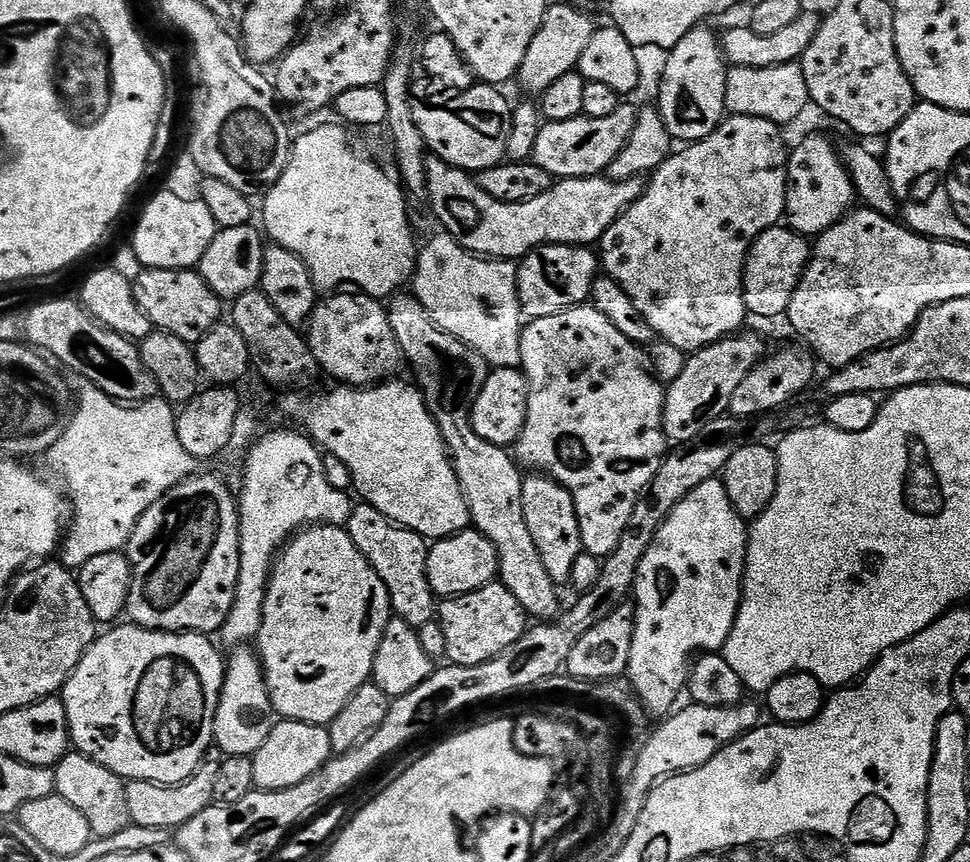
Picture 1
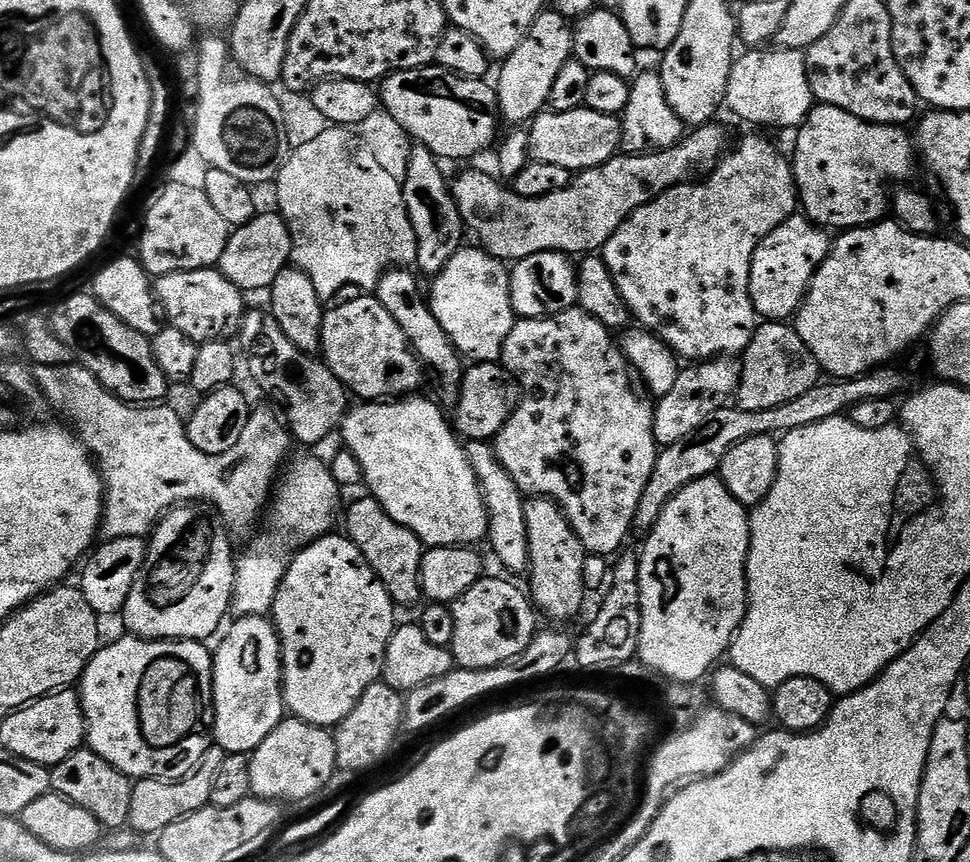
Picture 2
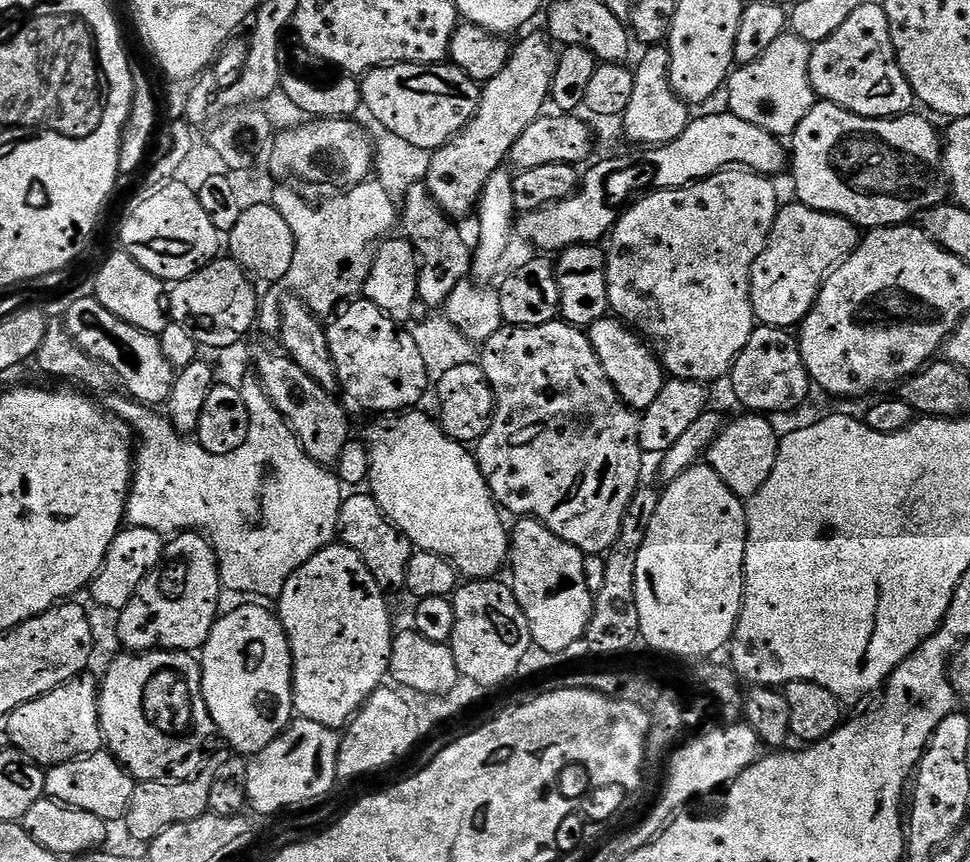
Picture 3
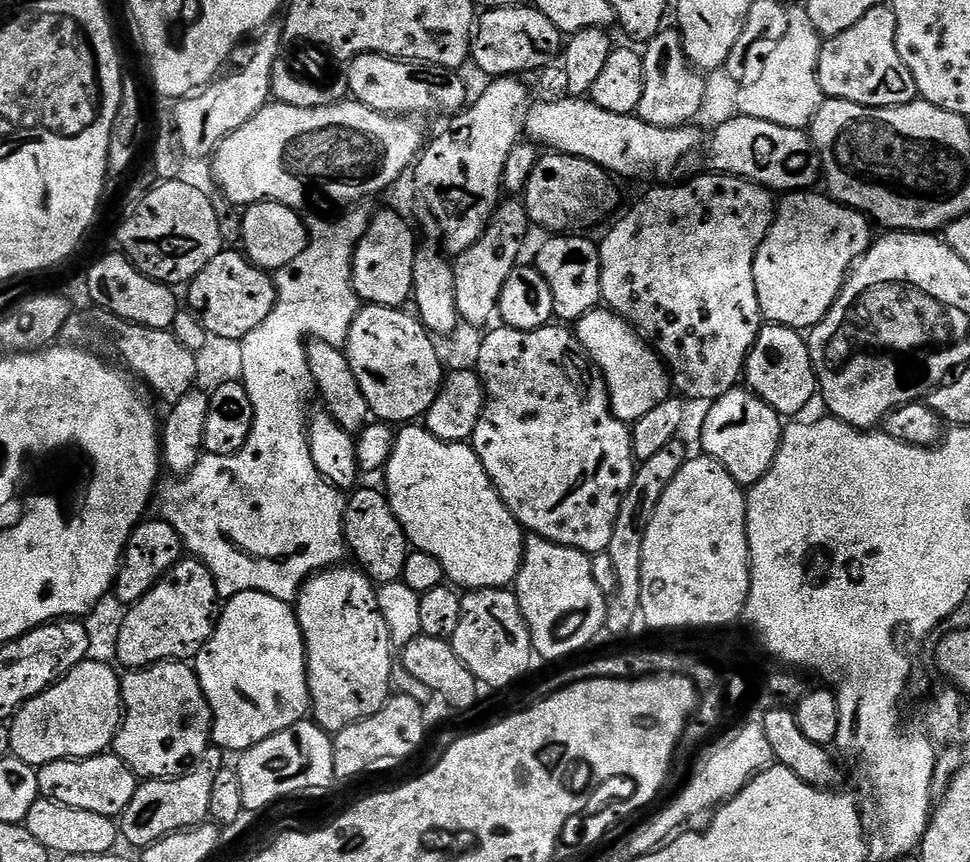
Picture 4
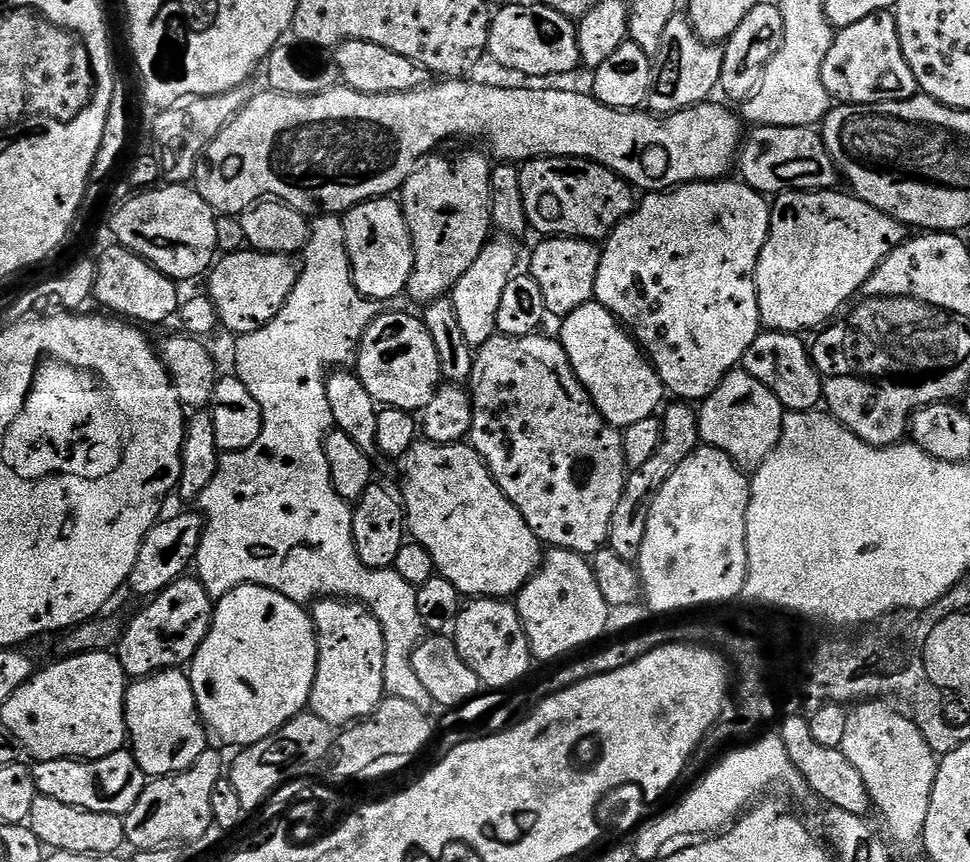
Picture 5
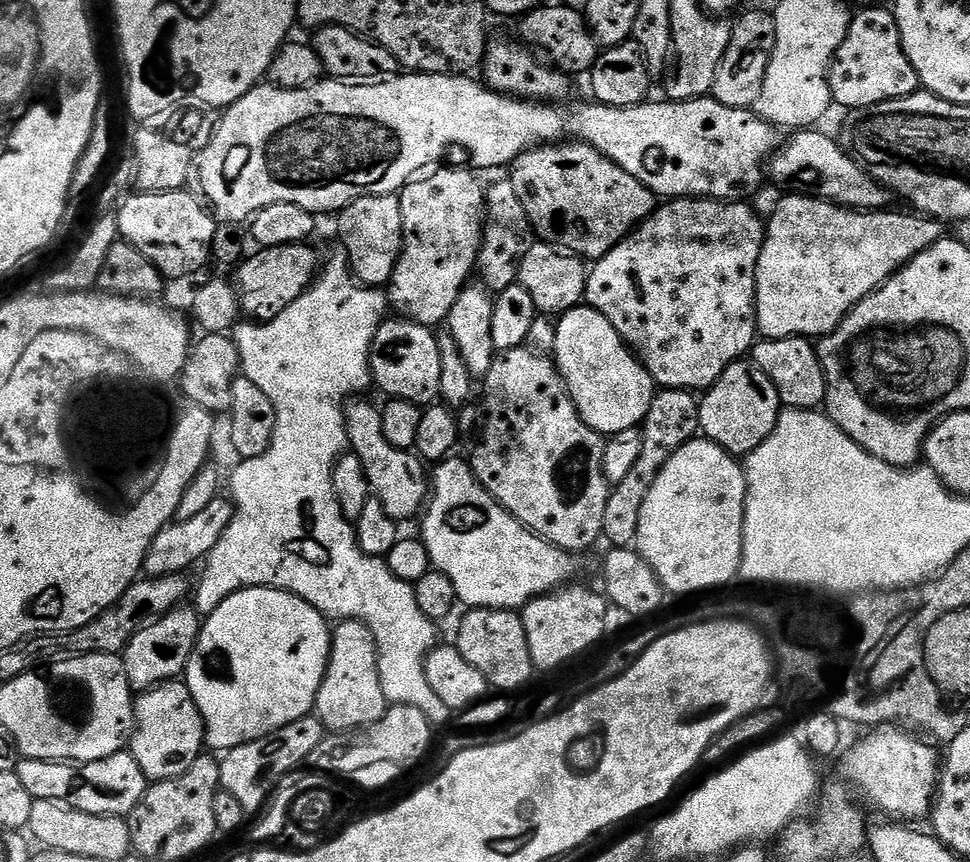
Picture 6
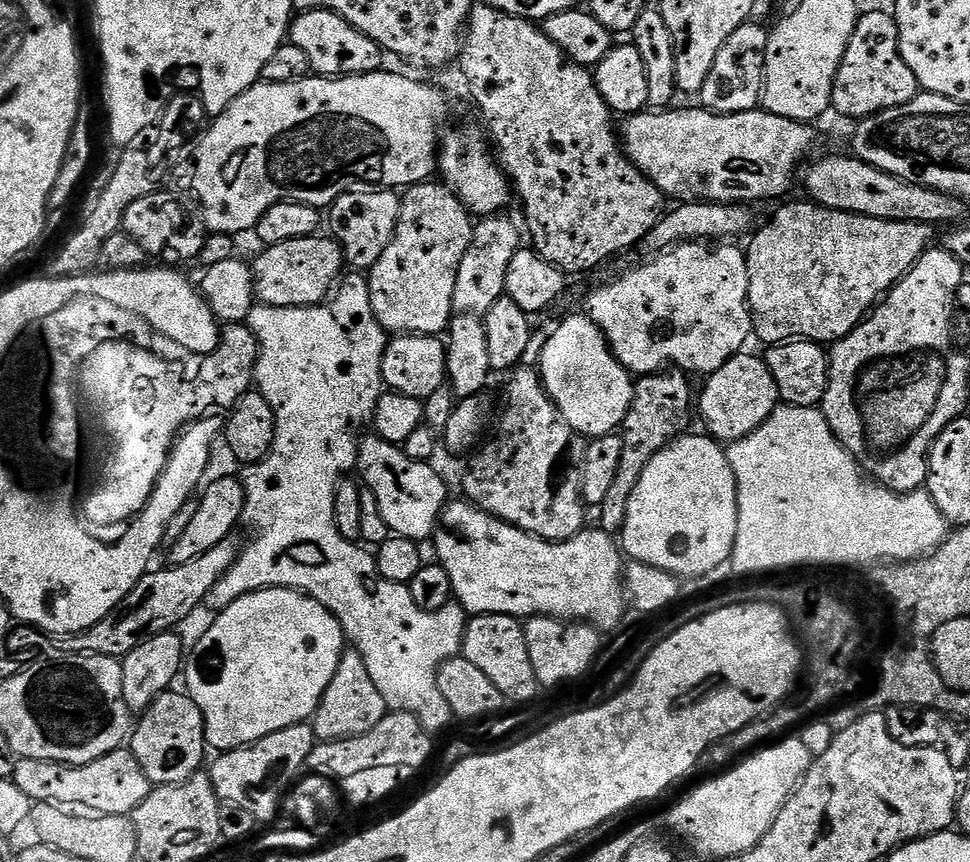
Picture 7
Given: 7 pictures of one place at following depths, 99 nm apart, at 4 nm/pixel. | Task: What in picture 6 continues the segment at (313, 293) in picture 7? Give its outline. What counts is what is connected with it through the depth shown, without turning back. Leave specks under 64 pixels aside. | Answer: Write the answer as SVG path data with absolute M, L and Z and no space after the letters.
M302 243L260 248L252 257L249 255L239 261L234 287L240 300L240 311L249 321L263 322L278 318L290 302L298 299L312 285L318 275L318 267L316 252L308 247L312 246Z

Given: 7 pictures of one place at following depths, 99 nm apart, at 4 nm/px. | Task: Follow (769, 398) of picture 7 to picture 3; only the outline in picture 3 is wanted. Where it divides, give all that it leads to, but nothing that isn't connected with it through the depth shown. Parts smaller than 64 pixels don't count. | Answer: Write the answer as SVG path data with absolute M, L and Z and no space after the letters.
M743 414L736 421L729 423L717 436L706 453L707 463L730 486L735 496L750 498L770 478L780 453L781 437L776 436L776 428L764 414Z

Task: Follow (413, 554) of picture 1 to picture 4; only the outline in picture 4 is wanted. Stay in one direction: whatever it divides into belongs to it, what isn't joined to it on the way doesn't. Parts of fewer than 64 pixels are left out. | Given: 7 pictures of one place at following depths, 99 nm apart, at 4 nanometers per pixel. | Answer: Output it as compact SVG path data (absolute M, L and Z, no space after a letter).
M360 486L347 497L344 506L344 543L356 555L355 563L373 584L394 584L403 577L410 545L387 495L376 488Z

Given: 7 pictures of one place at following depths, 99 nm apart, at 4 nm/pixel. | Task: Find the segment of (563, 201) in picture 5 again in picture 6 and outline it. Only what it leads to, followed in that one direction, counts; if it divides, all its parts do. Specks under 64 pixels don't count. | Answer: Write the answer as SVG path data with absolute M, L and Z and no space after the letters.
M561 142L551 146L529 148L512 161L510 179L515 193L518 194L518 202L522 202L522 210L526 210L526 218L530 218L533 233L543 243L565 248L588 262L595 262L604 257L610 249L618 246L618 242L625 240L628 233L638 224L647 220L658 207L656 193L642 186L638 178L626 174L622 166L618 166L590 145L579 142Z

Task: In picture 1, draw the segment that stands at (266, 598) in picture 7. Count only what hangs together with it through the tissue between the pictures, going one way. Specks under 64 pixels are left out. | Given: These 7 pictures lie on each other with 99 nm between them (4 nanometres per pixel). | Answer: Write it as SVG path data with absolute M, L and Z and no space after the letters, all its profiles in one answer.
M241 646L226 660L224 685L212 731L215 747L220 747L224 756L252 756L260 749L262 742L266 742L274 723L272 699L268 696L263 667L257 653L247 650L247 647Z

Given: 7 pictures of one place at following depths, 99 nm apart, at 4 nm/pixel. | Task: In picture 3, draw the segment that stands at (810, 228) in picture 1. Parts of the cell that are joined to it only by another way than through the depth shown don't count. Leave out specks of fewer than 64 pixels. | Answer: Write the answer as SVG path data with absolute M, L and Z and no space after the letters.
M820 100L813 104L810 114L806 114L806 118L802 118L802 122L796 127L795 132L790 137L790 172L792 168L792 180L796 183L795 199L801 204L810 206L819 212L829 212L835 216L841 216L856 225L861 230L871 230L874 228L895 228L897 226L904 226L909 223L908 220L919 217L926 209L935 208L938 200L936 195L939 194L940 188L932 181L932 175L935 174L936 168L941 167L942 164L942 136L936 133L936 128L927 120L929 117L916 116L917 114L905 114L903 116L889 116L882 120L875 120L874 118L866 118L854 114L850 110L846 110L837 104L831 104L828 100Z

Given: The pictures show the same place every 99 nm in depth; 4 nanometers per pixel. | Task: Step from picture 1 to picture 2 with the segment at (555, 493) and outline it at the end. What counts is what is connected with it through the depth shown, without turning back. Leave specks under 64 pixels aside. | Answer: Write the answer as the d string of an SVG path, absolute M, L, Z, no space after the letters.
M534 496L525 499L526 538L528 539L527 579L532 579L530 599L541 613L552 620L568 620L580 612L584 604L585 550L578 534L564 516L564 510L547 496Z

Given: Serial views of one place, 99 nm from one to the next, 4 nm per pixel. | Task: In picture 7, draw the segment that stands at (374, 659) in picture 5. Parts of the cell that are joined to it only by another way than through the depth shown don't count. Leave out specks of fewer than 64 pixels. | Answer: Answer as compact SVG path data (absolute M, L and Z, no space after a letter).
M348 650L338 662L338 670L334 670L334 678L330 678L330 686L326 686L326 694L322 694L316 715L310 723L321 741L349 740L374 730L374 726L378 726L378 722L382 722L389 711L388 704L382 694L378 694L378 686L374 686L370 670L366 670L366 662L362 662L360 653Z

